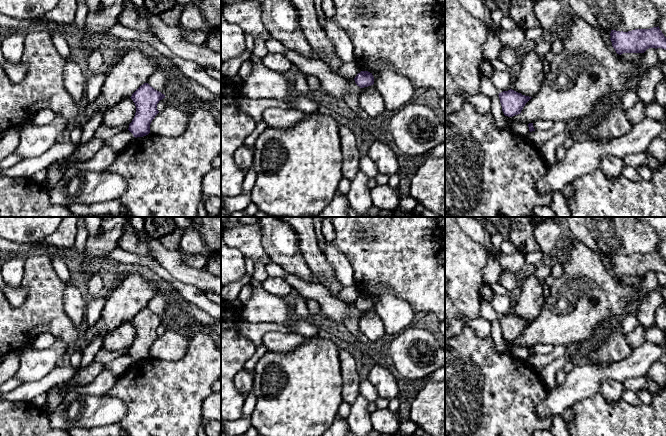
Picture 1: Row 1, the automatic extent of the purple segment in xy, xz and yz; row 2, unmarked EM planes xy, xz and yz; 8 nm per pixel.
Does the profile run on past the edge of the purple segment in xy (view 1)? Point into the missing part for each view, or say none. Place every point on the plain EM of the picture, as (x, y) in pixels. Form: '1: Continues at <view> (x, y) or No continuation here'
1: No continuation here

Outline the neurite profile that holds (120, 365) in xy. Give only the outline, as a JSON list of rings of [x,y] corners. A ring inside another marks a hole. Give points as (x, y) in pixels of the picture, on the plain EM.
[[[124,354],[109,362],[107,365],[104,366],[104,368],[110,370],[113,374],[117,376],[121,376],[127,370],[129,370],[134,363],[135,361],[129,354]]]

